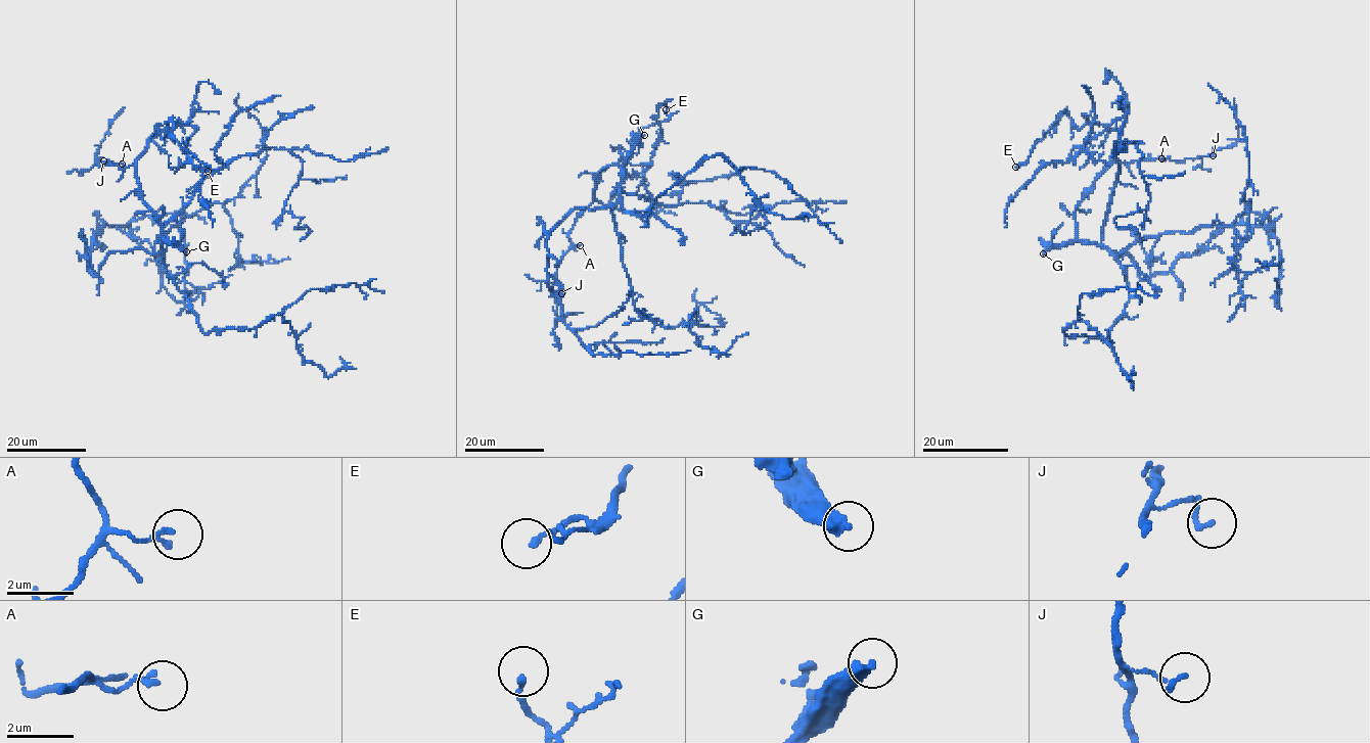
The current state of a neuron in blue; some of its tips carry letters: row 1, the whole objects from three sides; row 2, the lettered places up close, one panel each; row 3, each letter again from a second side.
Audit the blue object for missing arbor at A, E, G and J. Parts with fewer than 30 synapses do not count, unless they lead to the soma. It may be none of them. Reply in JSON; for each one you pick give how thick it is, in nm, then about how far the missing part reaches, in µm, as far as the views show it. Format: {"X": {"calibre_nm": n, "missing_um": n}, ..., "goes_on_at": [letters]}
{"G": {"calibre_nm": 360, "missing_um": 45}, "goes_on_at": ["G"]}

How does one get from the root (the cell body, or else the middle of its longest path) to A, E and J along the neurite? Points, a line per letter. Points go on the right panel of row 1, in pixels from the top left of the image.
A: (1119, 254), (1099, 245), (1082, 243), (1076, 237), (1076, 205), (1114, 158), (1126, 165), (1161, 158)
E: (1119, 254), (1076, 237), (1076, 205), (1110, 160), (1115, 130), (1078, 128), (1063, 112), (1015, 167)
J: (1119, 254), (1076, 237), (1076, 205), (1097, 176), (1114, 158), (1130, 165), (1213, 155)

